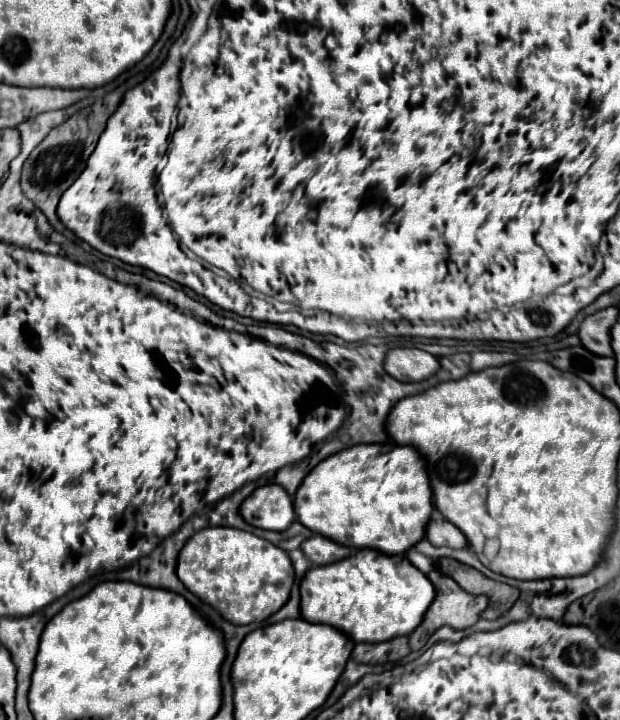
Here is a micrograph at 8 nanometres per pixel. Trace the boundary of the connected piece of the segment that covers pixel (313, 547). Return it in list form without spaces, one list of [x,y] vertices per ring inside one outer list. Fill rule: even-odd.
[[[313,535],[309,537],[303,545],[301,551],[309,561],[315,565],[329,565],[331,561],[341,561],[343,557],[349,557],[349,547],[343,547],[323,535]]]

